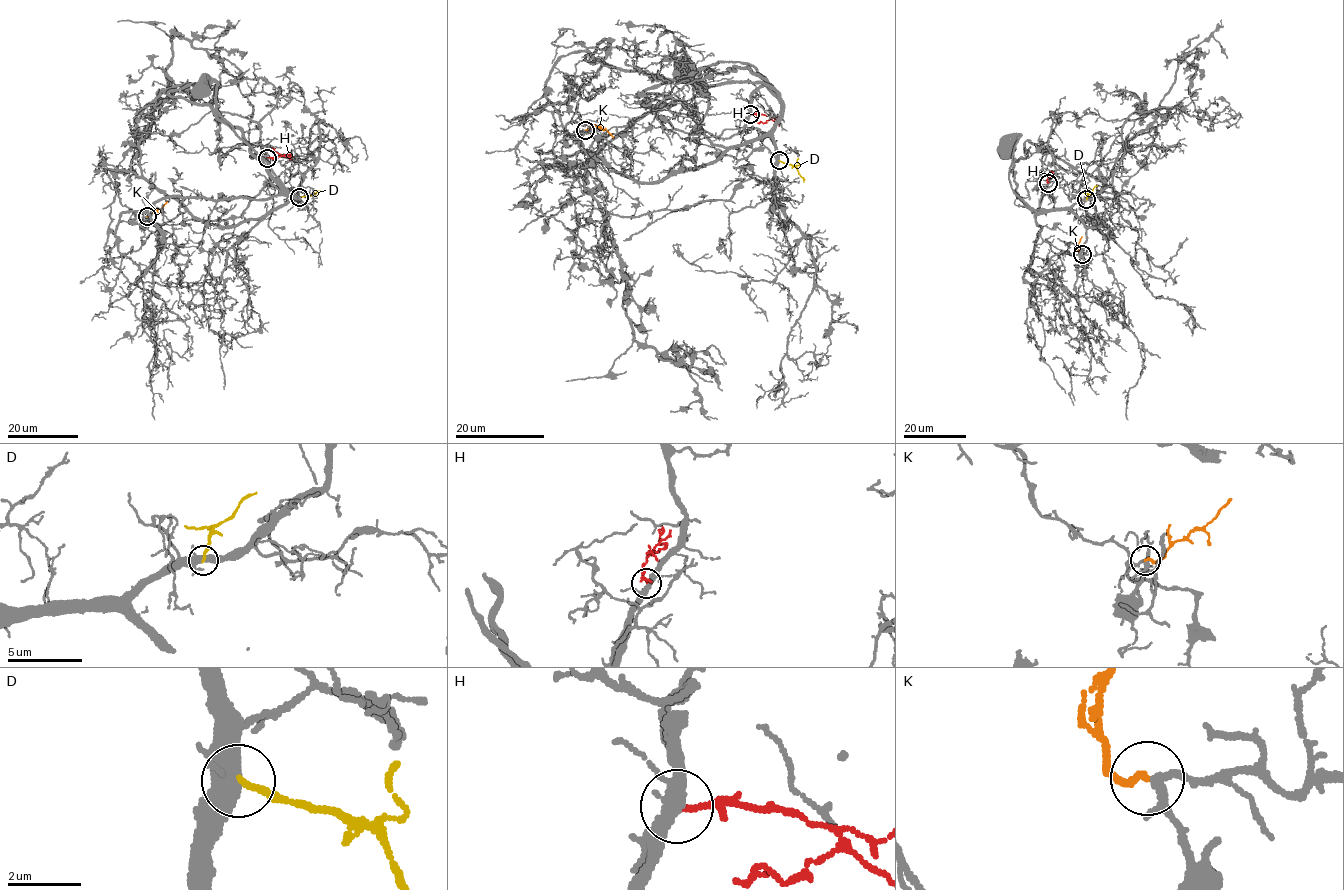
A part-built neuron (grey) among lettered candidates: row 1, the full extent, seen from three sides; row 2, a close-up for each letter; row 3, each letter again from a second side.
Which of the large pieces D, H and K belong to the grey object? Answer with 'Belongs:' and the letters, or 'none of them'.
Belongs: K

